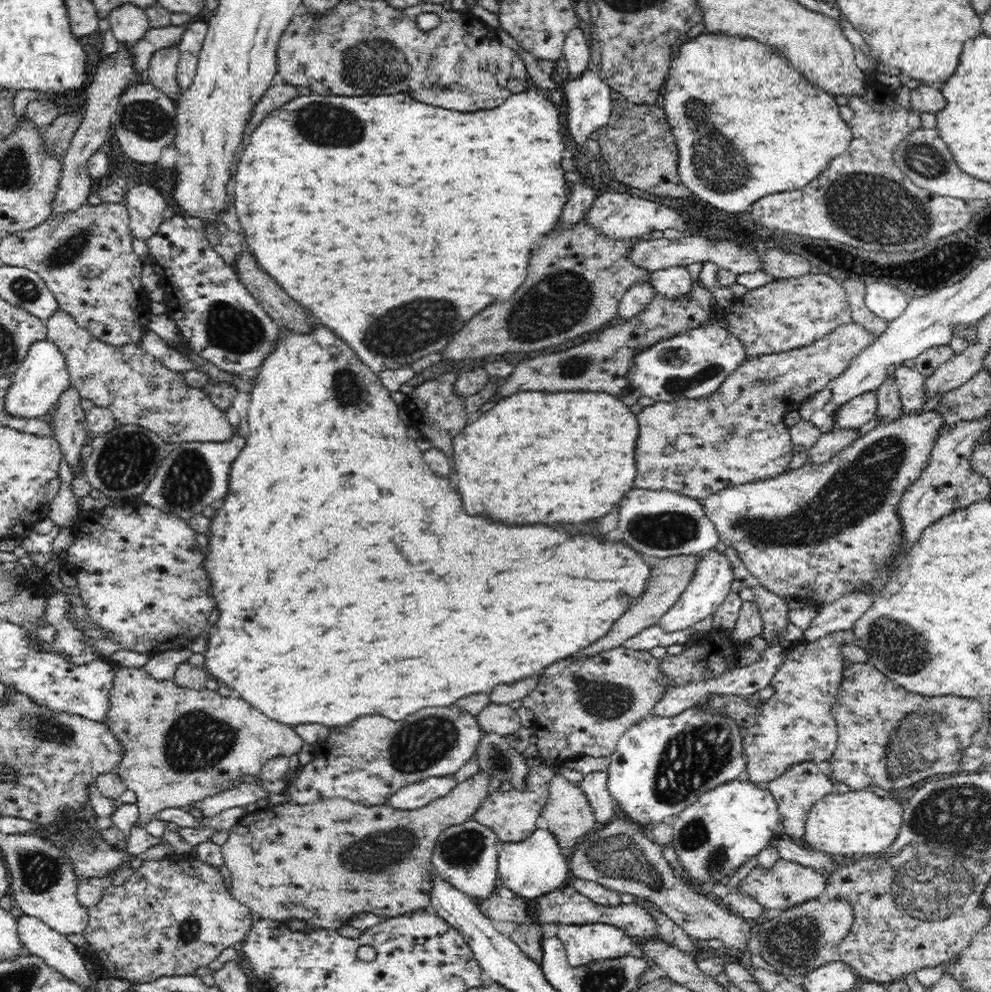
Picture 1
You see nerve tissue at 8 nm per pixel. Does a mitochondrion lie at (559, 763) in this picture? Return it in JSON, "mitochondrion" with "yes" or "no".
{"mitochondrion":"no"}

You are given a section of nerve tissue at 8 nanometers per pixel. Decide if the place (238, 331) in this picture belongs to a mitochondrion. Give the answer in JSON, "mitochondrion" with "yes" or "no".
{"mitochondrion":"yes"}

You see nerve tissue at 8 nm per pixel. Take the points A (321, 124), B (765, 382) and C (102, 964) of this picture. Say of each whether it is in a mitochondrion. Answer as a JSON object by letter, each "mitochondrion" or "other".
{"A":"mitochondrion","B":"mitochondrion","C":"other"}

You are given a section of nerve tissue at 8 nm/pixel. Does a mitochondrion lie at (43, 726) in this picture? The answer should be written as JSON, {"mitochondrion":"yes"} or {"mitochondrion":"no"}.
{"mitochondrion":"yes"}

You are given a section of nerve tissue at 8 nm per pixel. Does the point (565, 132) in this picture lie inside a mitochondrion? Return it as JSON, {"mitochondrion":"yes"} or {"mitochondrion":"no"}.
{"mitochondrion":"no"}

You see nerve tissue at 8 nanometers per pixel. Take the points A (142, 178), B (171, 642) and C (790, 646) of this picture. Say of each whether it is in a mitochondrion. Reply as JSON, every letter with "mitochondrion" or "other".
{"A":"other","B":"other","C":"other"}

